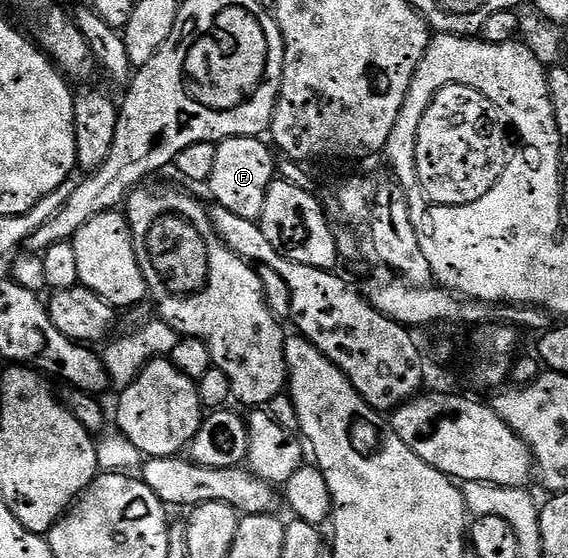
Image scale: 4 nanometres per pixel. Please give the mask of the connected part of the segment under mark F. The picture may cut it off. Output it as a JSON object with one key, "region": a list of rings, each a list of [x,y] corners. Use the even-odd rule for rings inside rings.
{"region":[[[227,137],[215,147],[217,159],[209,182],[209,190],[215,196],[214,204],[233,211],[233,215],[241,215],[241,219],[259,221],[262,218],[265,195],[277,177],[276,154],[272,146],[264,141],[259,137]]]}

